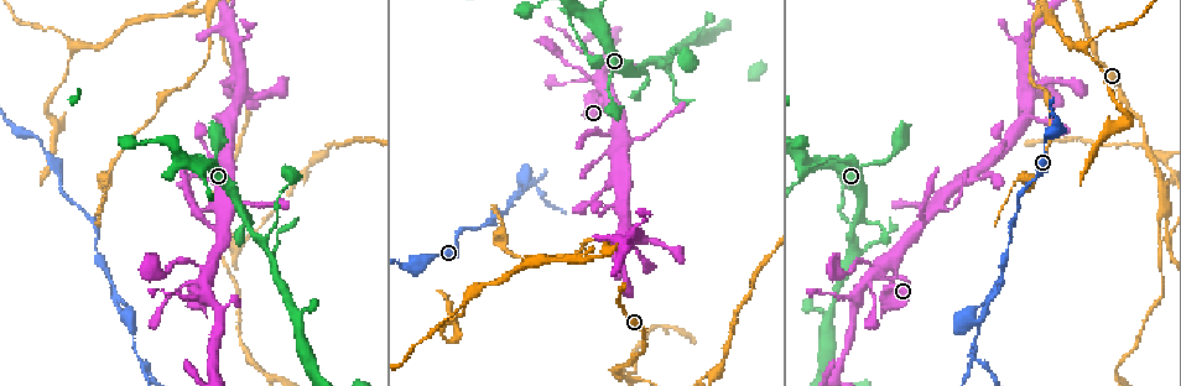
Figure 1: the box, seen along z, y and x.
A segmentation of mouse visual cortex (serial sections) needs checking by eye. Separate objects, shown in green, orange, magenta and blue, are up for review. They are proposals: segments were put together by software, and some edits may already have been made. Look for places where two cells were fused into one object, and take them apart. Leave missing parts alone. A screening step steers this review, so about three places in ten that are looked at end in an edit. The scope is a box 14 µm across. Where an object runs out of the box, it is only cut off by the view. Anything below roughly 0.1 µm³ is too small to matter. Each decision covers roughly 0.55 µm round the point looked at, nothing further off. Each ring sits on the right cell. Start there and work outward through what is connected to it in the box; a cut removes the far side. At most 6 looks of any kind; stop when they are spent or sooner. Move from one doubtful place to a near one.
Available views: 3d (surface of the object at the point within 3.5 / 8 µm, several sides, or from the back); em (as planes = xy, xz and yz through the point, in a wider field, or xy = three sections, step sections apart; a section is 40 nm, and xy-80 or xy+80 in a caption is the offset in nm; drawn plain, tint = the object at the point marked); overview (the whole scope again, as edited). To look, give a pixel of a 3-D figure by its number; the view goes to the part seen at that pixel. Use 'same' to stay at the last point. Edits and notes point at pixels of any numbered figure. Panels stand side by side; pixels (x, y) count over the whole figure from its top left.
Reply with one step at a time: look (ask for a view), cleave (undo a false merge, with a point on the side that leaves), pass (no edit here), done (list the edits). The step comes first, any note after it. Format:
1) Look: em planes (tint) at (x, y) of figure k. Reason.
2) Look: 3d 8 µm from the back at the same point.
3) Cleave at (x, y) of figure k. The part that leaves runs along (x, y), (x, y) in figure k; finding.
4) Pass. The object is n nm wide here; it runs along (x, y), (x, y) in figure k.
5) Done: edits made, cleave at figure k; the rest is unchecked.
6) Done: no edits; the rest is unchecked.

Look: 3d 3.5 µm at (897, 258) of figure 1. Sudden change in width.

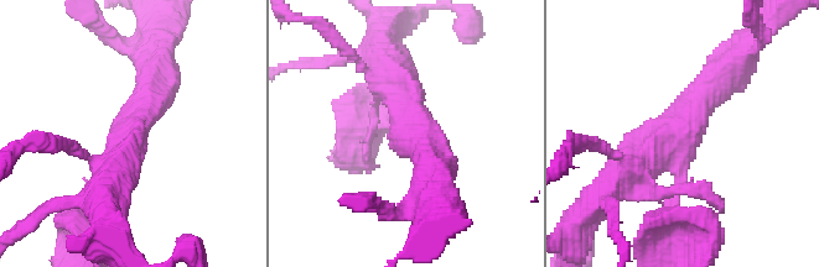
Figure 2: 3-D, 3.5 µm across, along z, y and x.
Look: em xy step 5 (tint) at (409, 130) of figure 2. Shape alone is not enough.

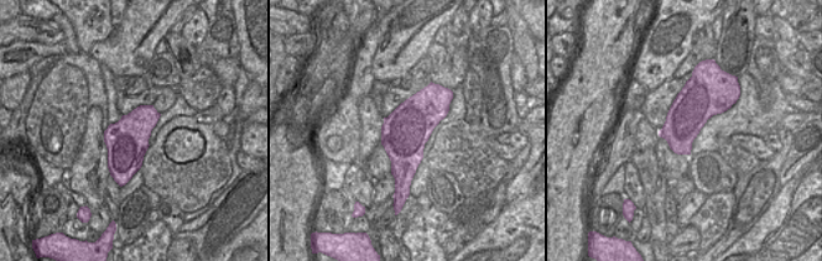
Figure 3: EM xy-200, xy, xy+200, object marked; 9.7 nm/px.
Look: em xy step 3 (tint) at the same point.

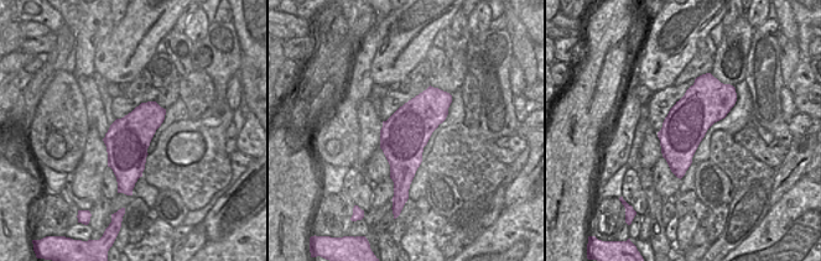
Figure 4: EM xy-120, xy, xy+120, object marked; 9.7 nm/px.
Pass. The arms are 150, 450, 450 nm wide; it runs along (669, 208), (675, 136), (730, 68) in figure 2; continuous, no second cell.

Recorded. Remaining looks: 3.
Look: 3d 3.5 µm at (510, 200) of figure 1. Thin neck.

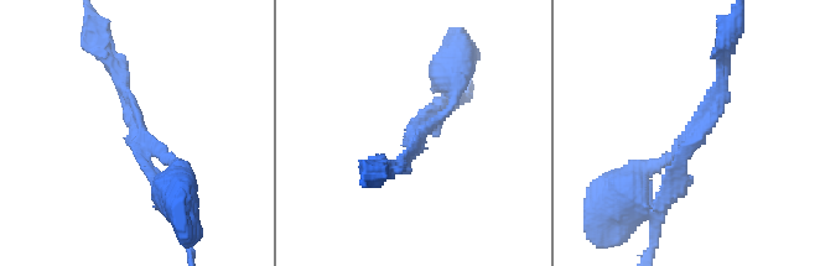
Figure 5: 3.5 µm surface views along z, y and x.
Look: em planes (tint) at (137, 143) of figure 5. 3 arms meet here; the arms are 150, 150, 200 nm wide; shape alone is not enough.

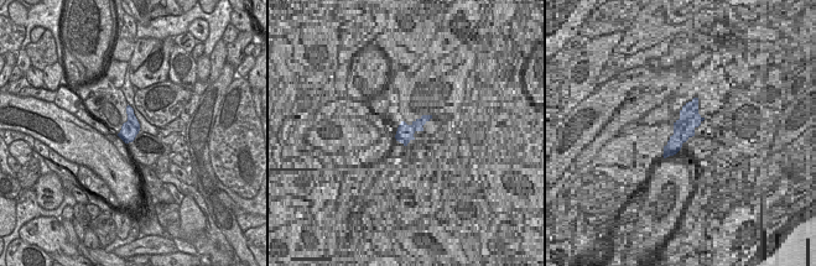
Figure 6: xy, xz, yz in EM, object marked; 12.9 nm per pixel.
Look: em xy step 2 (tint) at the same point.

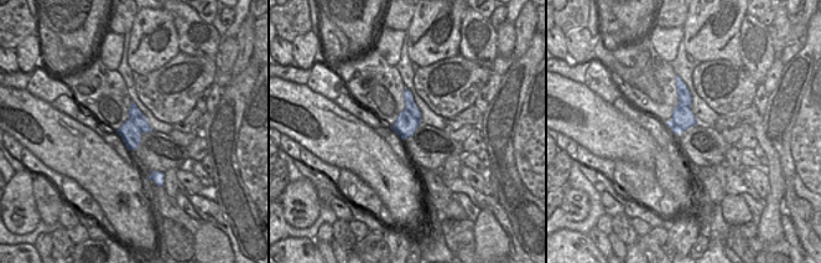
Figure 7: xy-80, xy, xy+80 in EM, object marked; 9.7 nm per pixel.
Cleave at (439, 64) of figure 5. The object is 220 nm wide here; two cells meet here.

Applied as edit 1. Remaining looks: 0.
Done: edits made, cleave at figure 5; the rest is unchecked.

